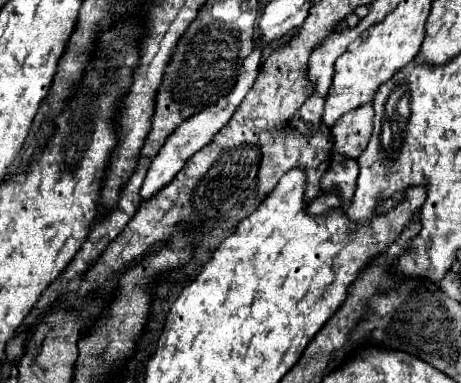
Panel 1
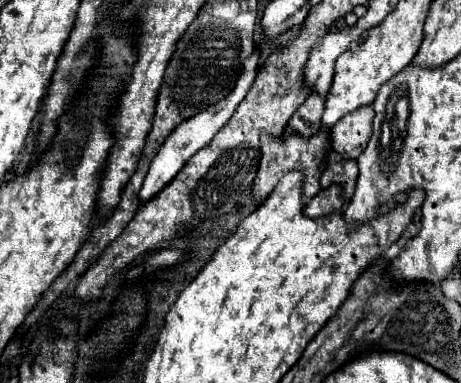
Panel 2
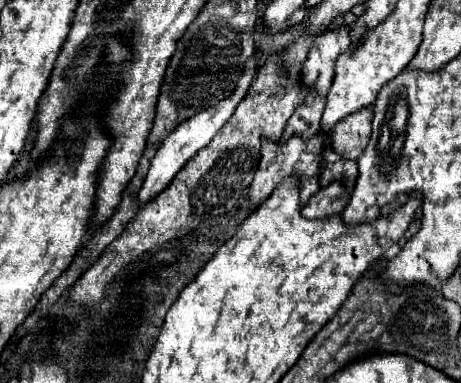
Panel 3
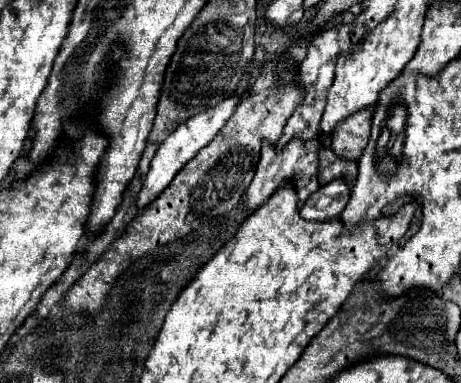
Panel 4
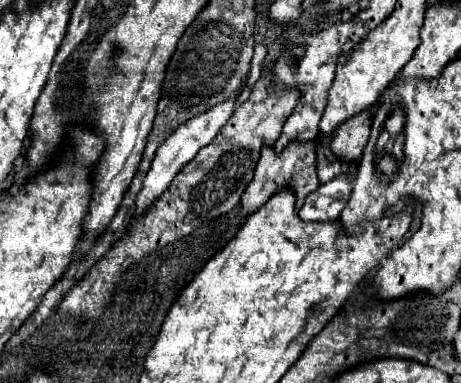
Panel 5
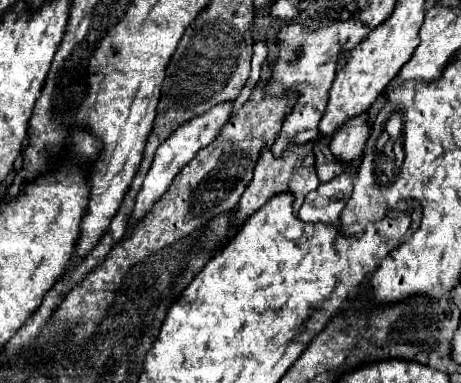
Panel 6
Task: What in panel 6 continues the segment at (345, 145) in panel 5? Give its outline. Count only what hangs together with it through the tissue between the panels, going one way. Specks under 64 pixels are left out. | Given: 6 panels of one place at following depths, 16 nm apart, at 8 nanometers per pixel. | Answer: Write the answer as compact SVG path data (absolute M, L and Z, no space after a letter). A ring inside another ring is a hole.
M366 114L344 124L344 128L340 128L340 132L336 132L336 136L330 138L330 150L334 158L342 164L358 158L360 150L366 146L368 134L370 132L366 126Z

